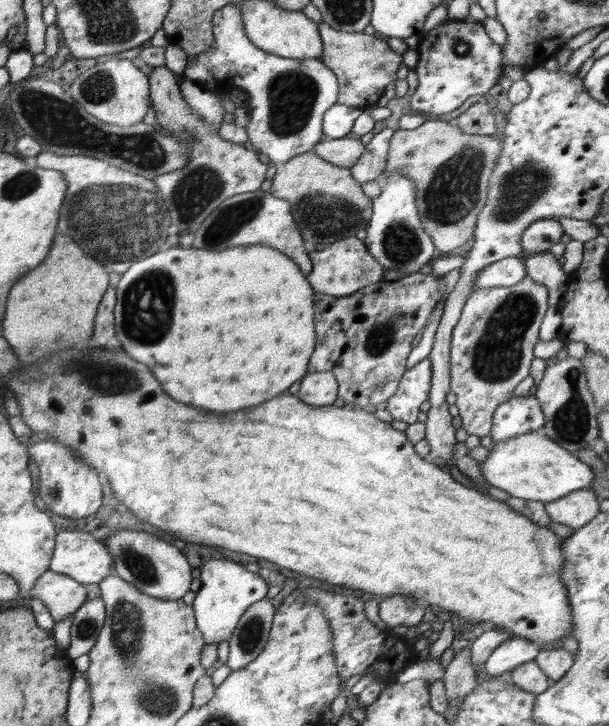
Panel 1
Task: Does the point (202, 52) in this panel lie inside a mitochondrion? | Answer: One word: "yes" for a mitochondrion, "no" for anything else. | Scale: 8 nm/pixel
no

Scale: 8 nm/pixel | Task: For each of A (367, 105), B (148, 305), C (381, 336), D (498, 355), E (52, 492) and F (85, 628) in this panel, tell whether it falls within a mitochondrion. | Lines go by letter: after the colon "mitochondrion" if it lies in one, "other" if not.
A: other
B: mitochondrion
C: mitochondrion
D: mitochondrion
E: mitochondrion
F: mitochondrion

